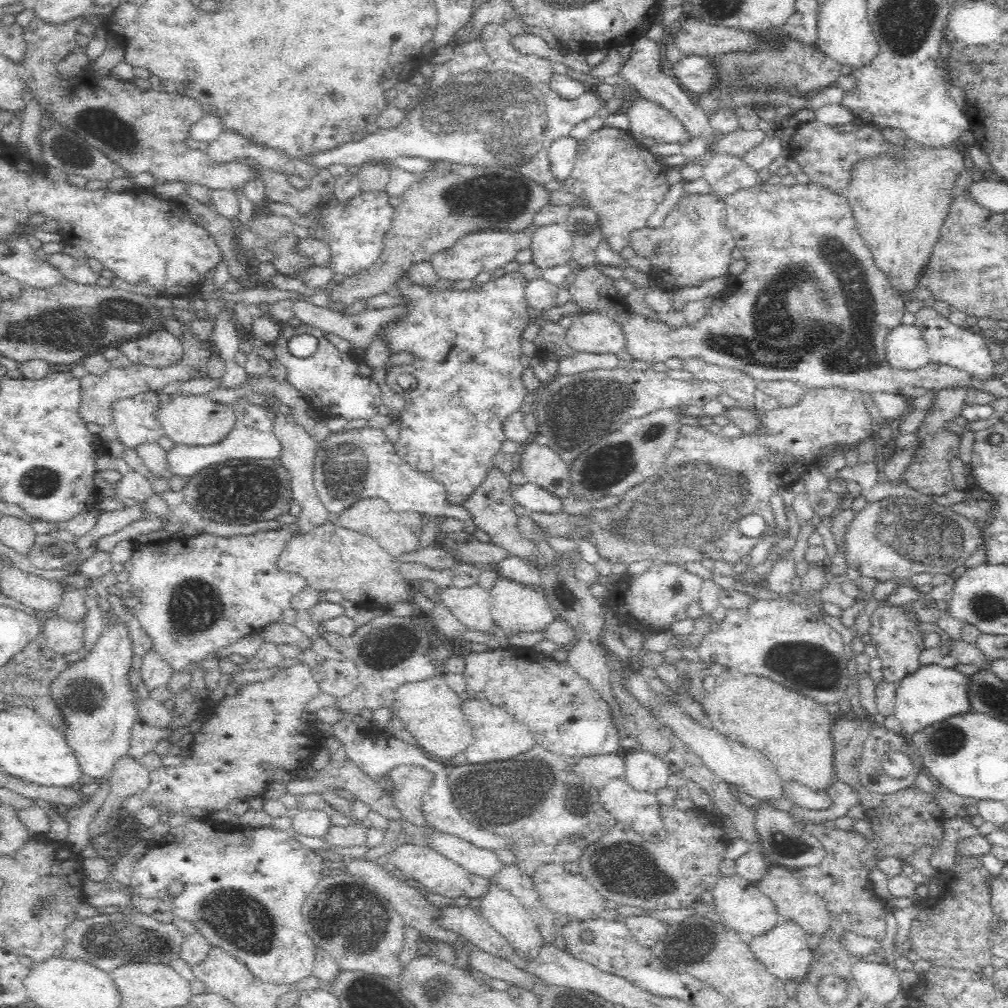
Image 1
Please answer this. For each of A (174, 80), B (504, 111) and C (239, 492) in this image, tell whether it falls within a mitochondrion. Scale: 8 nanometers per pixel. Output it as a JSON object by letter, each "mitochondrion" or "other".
{"A":"other","B":"mitochondrion","C":"mitochondrion"}

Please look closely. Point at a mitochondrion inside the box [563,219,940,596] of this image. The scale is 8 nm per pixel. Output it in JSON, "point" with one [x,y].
{"point":[783,340]}

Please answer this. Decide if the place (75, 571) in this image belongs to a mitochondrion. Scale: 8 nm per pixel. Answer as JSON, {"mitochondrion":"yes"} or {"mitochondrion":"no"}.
{"mitochondrion":"no"}

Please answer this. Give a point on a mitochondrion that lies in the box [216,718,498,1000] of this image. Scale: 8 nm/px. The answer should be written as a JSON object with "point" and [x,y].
{"point":[351,921]}

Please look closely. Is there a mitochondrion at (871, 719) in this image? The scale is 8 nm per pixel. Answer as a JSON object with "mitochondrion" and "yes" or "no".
{"mitochondrion":"no"}

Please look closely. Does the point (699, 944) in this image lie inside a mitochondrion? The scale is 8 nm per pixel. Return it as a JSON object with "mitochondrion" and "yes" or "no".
{"mitochondrion":"yes"}

